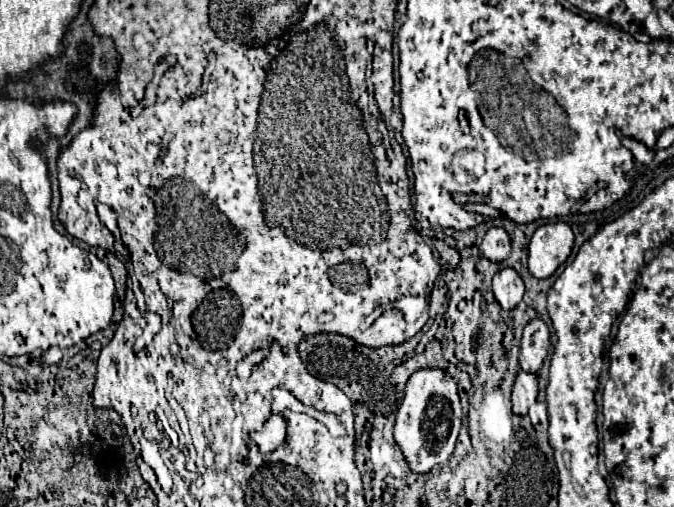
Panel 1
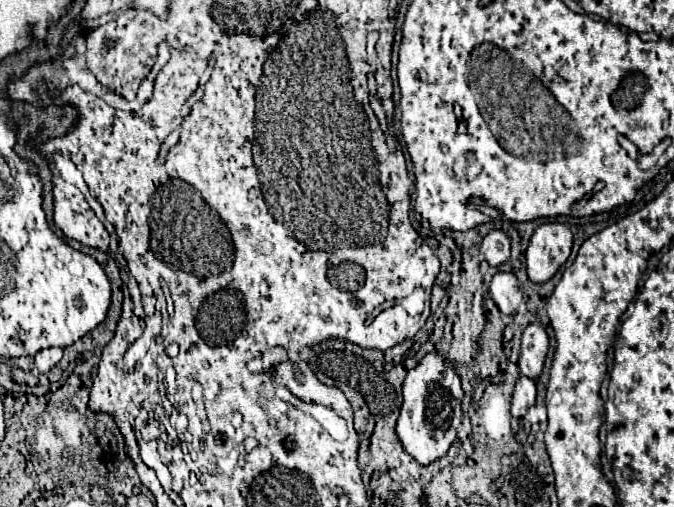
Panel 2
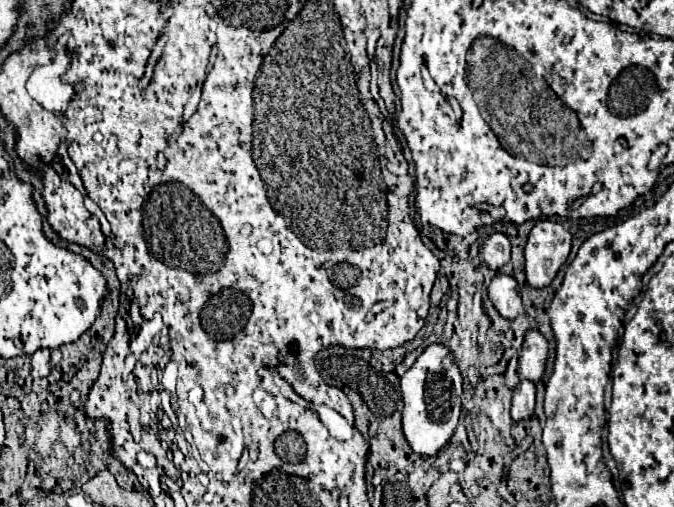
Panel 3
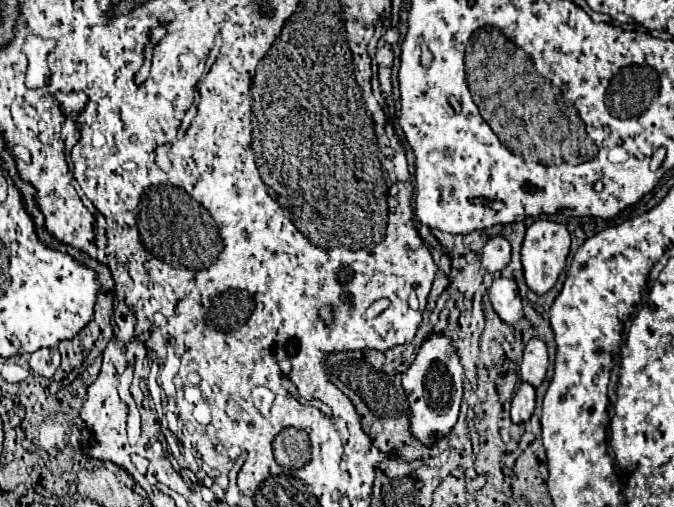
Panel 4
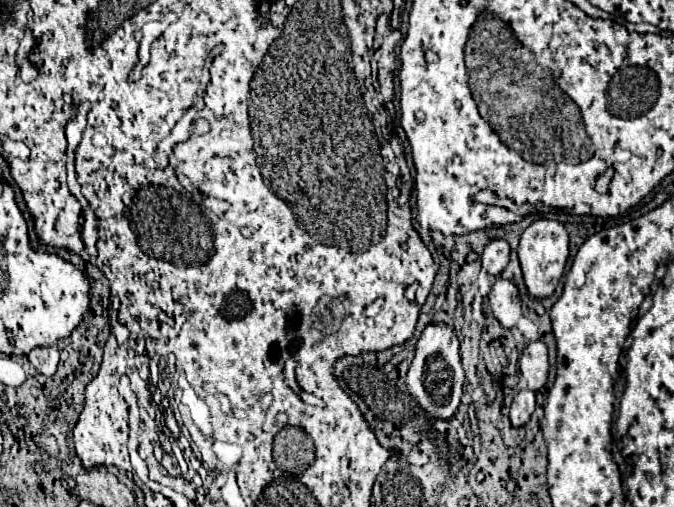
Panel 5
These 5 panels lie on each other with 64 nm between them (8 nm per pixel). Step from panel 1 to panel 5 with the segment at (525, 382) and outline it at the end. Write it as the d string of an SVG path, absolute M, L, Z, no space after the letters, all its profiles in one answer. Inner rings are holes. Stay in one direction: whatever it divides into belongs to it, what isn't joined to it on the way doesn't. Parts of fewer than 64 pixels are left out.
M520 390L510 406L510 422L512 426L524 426L534 412L534 392L532 390Z

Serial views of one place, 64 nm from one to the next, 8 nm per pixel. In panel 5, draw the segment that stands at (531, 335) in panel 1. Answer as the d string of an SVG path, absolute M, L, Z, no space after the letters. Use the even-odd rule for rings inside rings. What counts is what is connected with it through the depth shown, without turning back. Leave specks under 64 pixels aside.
M540 340L530 342L520 356L518 368L520 368L520 378L526 382L526 386L530 390L540 390L548 380L548 368L550 368L546 344Z

